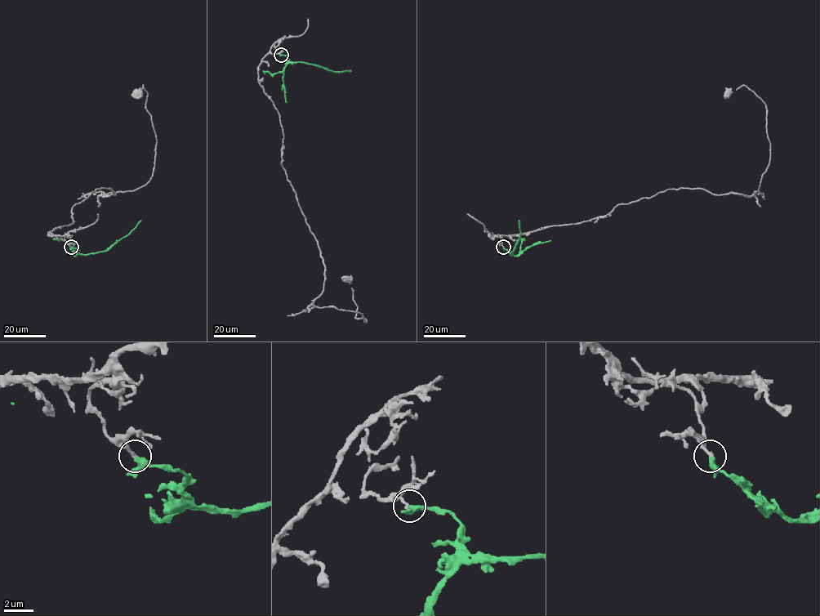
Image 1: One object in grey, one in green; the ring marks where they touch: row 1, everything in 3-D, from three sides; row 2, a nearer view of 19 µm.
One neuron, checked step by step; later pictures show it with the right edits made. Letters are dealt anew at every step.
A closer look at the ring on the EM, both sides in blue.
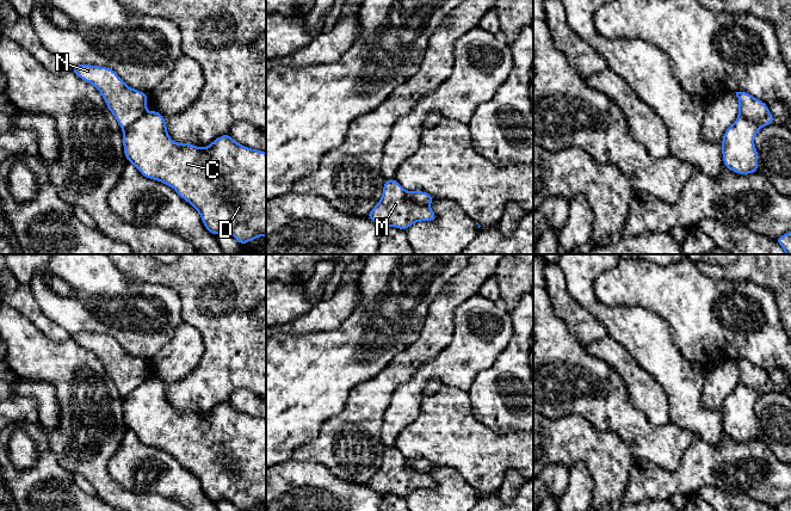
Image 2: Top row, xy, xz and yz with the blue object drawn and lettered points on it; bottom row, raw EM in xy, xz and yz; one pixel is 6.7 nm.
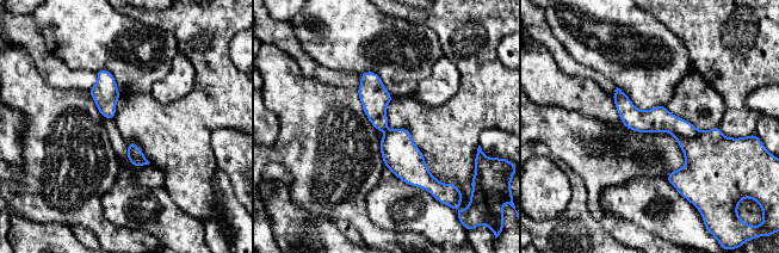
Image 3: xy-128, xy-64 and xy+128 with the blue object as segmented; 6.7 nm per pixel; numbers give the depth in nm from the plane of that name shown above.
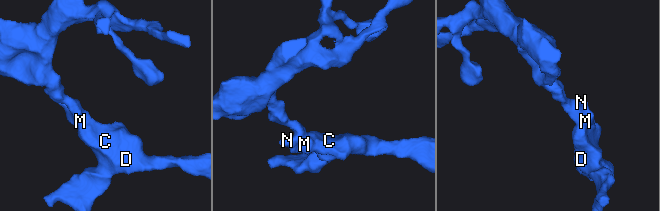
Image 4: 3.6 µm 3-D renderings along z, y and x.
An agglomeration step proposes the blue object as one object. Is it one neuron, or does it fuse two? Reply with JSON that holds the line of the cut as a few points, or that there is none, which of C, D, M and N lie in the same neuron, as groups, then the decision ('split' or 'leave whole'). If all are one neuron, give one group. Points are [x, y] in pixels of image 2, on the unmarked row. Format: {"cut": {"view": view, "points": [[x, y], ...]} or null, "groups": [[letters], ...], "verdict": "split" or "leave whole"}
{"cut": {"view": "xz", "points": [[406, 459], [411, 467], [420, 473], [428, 474]]}, "groups": [["C", "D"], ["M", "N"]], "verdict": "split"}

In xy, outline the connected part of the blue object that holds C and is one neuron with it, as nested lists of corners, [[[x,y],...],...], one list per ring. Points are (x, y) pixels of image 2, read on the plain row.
[[[159,378],[147,380],[123,398],[123,414],[126,427],[132,430],[142,443],[173,455],[189,469],[199,480],[203,492],[212,503],[229,500],[240,511],[266,504],[266,420],[262,418],[245,414],[234,408],[229,401],[220,404],[205,415],[174,410]]]

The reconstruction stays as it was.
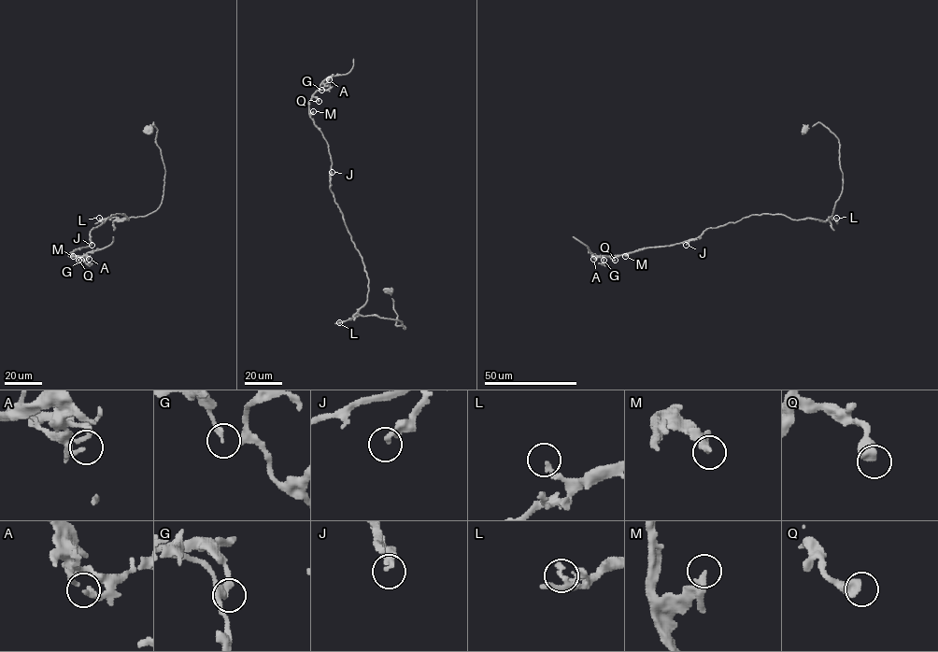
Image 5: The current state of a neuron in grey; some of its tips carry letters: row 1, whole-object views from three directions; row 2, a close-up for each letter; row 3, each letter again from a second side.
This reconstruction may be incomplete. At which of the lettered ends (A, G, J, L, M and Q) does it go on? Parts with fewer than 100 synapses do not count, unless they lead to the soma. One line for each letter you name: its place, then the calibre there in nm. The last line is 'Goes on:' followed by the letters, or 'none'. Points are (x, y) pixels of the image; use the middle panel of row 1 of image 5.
Goes on: none

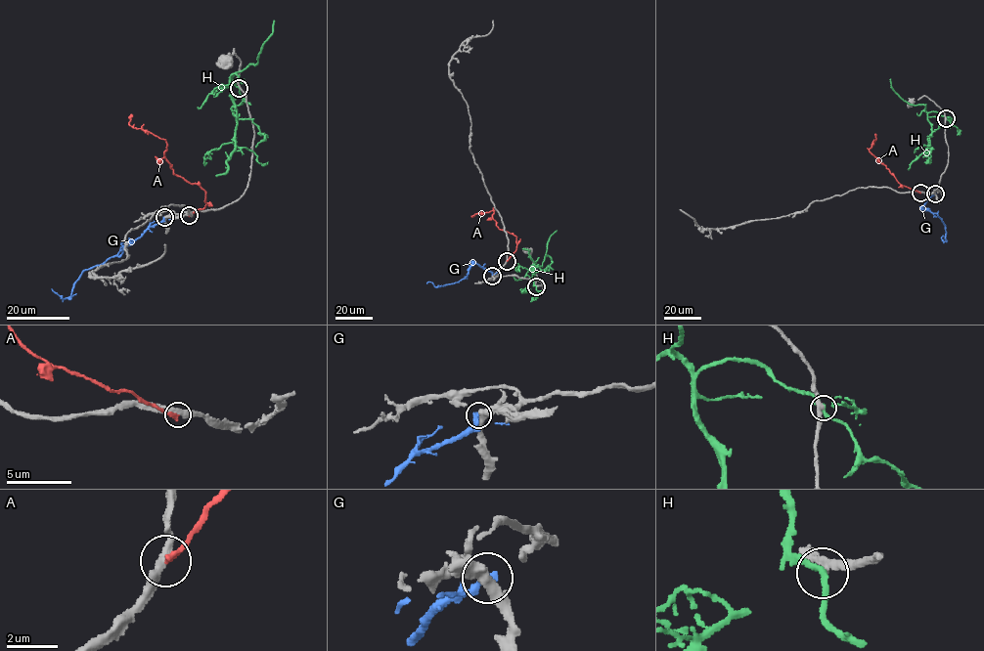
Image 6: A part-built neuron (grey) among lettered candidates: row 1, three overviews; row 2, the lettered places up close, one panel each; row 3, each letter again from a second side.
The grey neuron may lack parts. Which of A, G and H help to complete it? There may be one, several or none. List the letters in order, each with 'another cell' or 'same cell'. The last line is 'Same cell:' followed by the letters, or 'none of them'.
A: another cell
G: another cell
H: another cell
Same cell: none of them

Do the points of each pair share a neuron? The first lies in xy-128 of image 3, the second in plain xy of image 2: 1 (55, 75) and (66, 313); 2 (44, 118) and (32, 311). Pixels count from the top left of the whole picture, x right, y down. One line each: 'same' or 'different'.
1: different
2: different

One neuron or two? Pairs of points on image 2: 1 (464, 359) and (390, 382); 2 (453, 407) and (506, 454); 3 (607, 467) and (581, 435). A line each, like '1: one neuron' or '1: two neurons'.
1: two neurons
2: one neuron
3: one neuron

